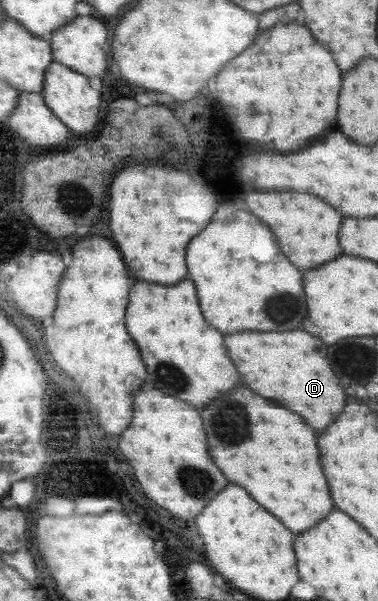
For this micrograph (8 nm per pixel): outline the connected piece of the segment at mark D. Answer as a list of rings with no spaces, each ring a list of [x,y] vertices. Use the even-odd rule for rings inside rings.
[[[303,330],[229,334],[229,352],[233,352],[233,360],[237,360],[247,388],[253,388],[259,396],[269,396],[275,404],[293,408],[293,412],[305,416],[317,432],[323,432],[335,422],[337,414],[345,408],[345,380],[341,380],[341,376],[337,376],[339,380],[335,378],[337,368],[333,368],[333,360],[327,360],[327,346]]]

